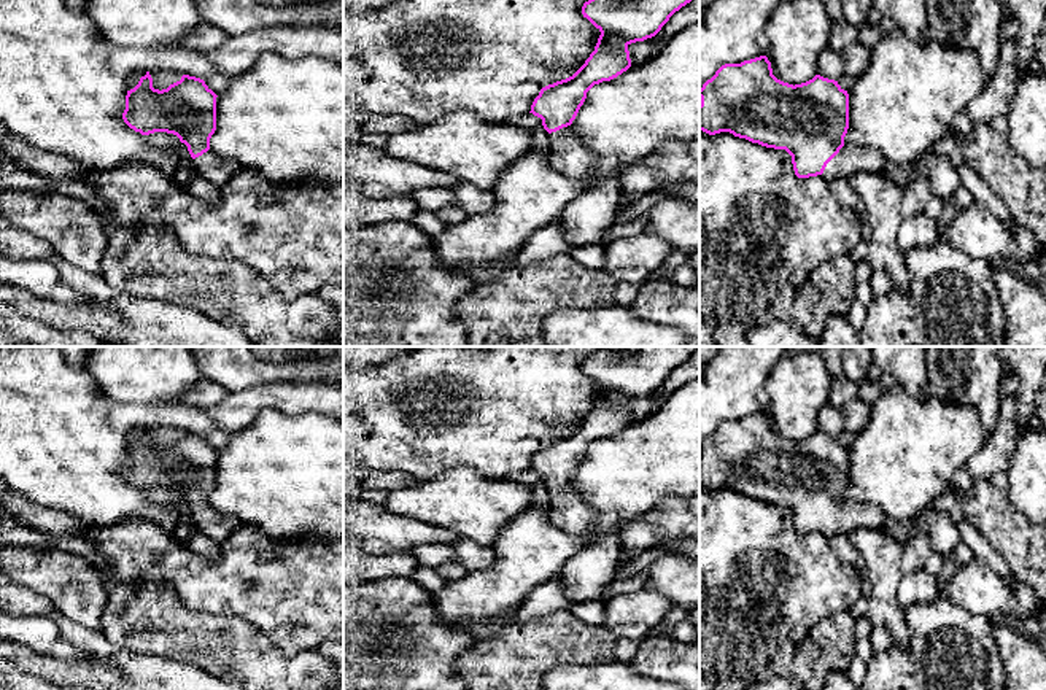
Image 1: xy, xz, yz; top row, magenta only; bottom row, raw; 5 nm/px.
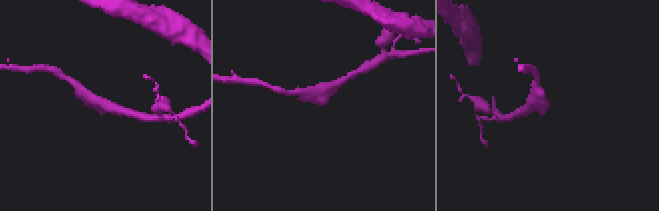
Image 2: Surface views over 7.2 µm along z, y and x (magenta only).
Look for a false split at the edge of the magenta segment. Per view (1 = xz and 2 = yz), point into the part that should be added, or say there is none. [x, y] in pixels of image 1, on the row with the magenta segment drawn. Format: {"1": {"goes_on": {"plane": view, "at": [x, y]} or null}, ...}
{"1": {"goes_on": {"plane": "xz", "at": [569, 156]}}, "2": {"goes_on": {"plane": "yz", "at": [851, 159]}}}

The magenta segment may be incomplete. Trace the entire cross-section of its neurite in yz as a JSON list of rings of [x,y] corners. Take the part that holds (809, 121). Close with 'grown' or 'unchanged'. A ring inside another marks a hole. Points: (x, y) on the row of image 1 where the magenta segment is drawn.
[[[760,56],[722,65],[703,84],[699,99],[699,130],[709,135],[730,132],[766,148],[785,149],[798,178],[822,175],[827,181],[849,180],[860,172],[890,176],[890,162],[881,151],[844,141],[849,129],[849,94],[835,79],[815,75],[793,86],[777,79],[768,57]]] | grown

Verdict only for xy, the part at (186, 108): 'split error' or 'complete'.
split error

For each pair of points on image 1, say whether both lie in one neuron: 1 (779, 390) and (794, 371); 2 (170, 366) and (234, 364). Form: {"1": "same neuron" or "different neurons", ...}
{"1": "same neuron", "2": "different neurons"}

